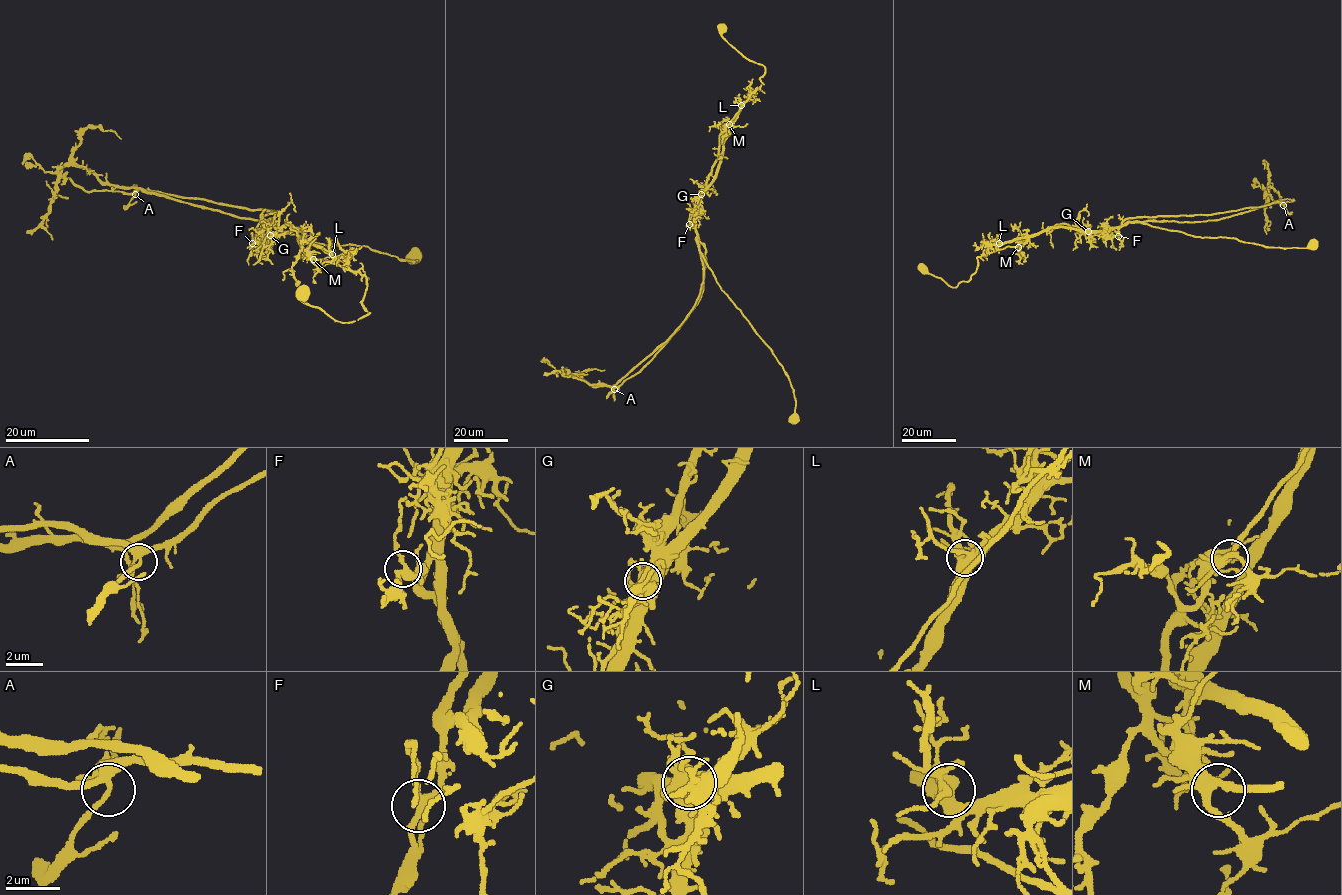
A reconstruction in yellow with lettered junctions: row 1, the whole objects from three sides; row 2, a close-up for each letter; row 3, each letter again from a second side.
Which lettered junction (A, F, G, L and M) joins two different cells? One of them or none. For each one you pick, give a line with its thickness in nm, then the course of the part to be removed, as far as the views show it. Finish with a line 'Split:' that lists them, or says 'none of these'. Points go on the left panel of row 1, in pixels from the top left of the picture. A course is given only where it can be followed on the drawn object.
G: 650 nm | (270, 235), (258, 224), (273, 211), (150, 190), (86, 191), (39, 165), (22, 164)
Split: G

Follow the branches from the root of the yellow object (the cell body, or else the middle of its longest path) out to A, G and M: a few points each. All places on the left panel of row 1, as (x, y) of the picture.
A: (414, 255), (309, 242), (273, 220), (134, 185), (135, 194)
G: (414, 255), (416, 262), (401, 260), (366, 246), (317, 244), (264, 221), (262, 231), (270, 235)
M: (414, 255), (416, 262), (401, 260), (366, 246), (317, 244), (264, 221), (265, 234), (298, 229), (313, 259)

